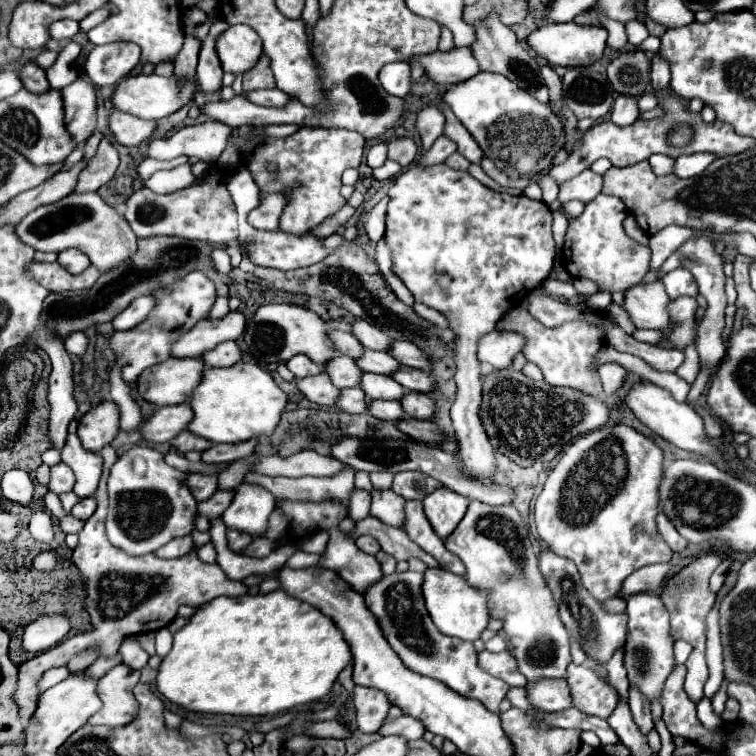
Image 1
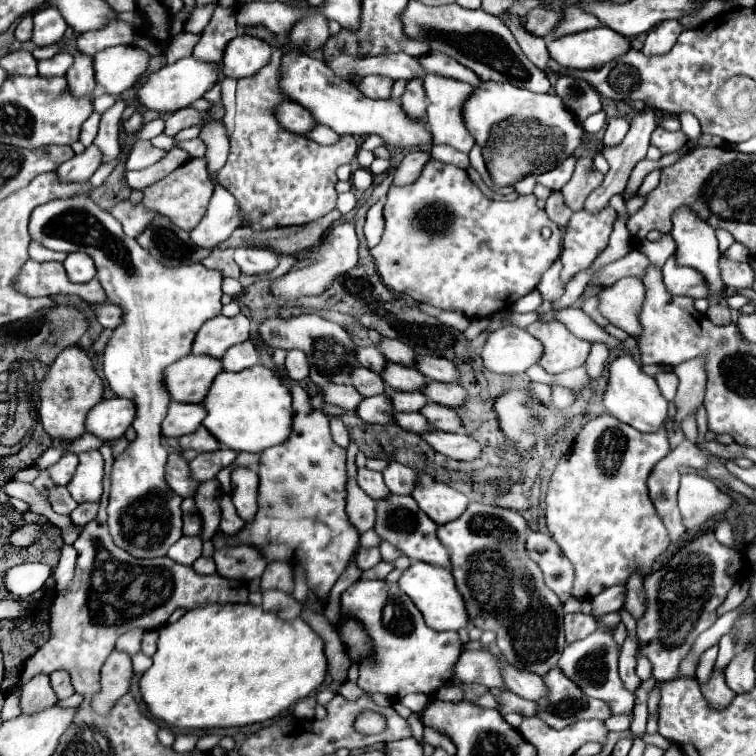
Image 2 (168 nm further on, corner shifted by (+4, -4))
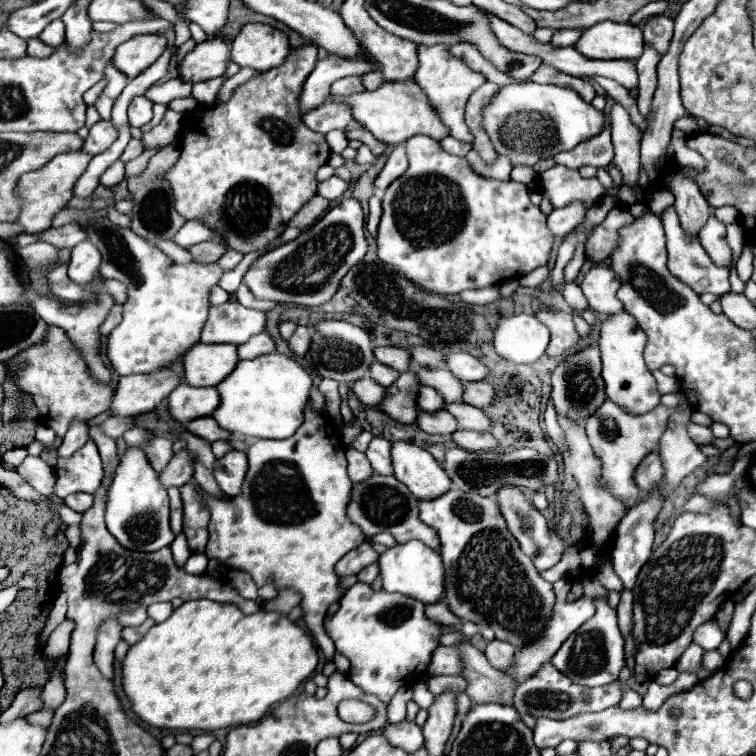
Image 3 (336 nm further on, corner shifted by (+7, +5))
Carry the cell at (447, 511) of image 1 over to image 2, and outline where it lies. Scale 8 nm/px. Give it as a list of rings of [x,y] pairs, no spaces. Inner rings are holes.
[[[419,472],[417,484],[411,492],[419,508],[435,522],[451,522],[459,518],[459,514],[467,508],[467,496],[453,486],[435,480],[433,476]]]

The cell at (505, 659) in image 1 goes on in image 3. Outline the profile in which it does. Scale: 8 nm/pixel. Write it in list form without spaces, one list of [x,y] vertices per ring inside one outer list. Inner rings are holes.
[[[444,647],[436,649],[432,655],[432,663],[428,667],[430,675],[460,675],[460,653],[456,653],[456,647]]]

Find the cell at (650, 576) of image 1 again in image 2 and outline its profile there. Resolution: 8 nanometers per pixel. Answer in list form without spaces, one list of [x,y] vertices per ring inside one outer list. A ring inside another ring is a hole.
[[[611,586],[591,598],[591,616],[597,620],[609,612],[619,612],[623,608],[623,586]]]

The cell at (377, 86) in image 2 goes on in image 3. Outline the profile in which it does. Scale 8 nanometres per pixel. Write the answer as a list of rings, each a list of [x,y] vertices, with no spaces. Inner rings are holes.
[[[342,77],[332,85],[332,95],[348,95],[354,91],[364,91],[362,77]]]

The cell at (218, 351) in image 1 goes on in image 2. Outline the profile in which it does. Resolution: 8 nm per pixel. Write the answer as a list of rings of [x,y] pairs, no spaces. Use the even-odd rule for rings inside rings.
[[[243,342],[243,344],[227,350],[227,354],[223,356],[223,370],[239,372],[239,370],[245,370],[245,368],[251,368],[259,362],[259,356],[261,354],[253,346],[253,342]]]

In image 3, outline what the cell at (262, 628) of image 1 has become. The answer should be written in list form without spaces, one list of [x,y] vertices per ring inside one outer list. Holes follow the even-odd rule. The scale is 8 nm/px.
[[[198,599],[174,609],[164,623],[154,625],[144,639],[132,645],[122,661],[122,673],[124,691],[132,701],[132,709],[148,725],[176,731],[216,731],[260,721],[274,703],[290,697],[312,675],[316,665],[318,651],[312,637],[286,615],[264,609],[244,615],[232,603]]]

